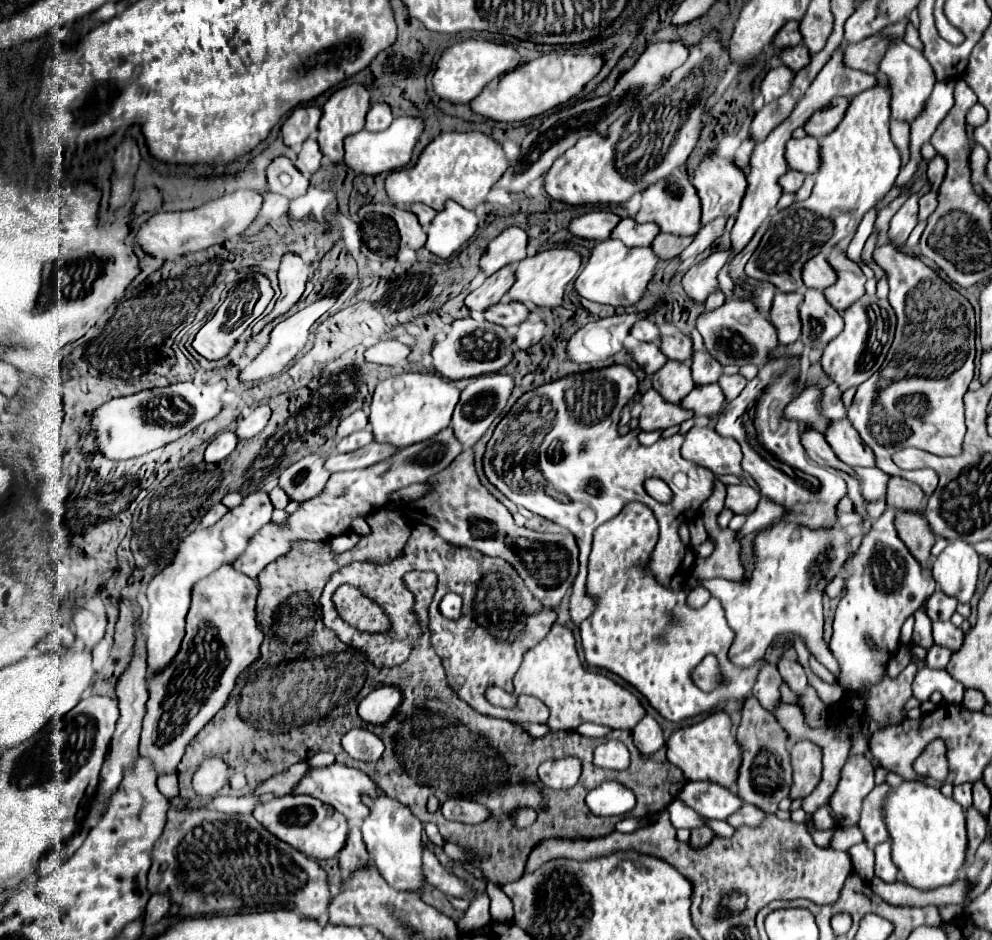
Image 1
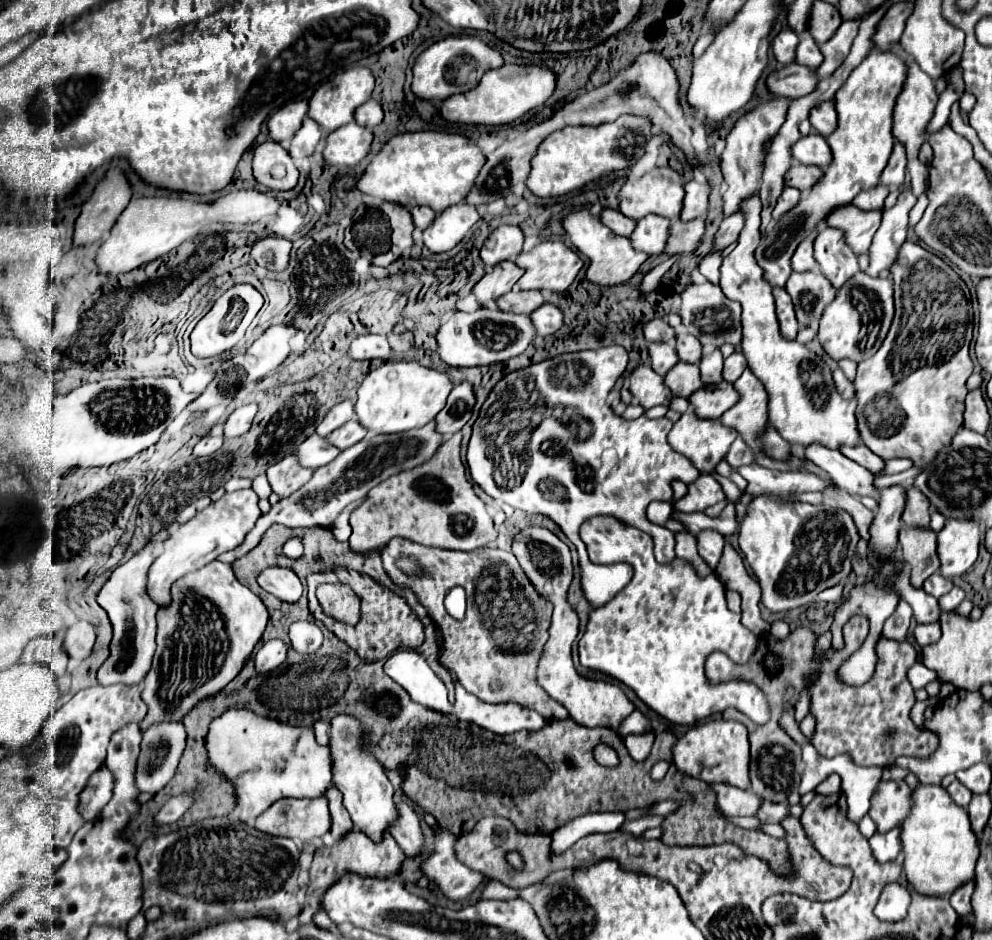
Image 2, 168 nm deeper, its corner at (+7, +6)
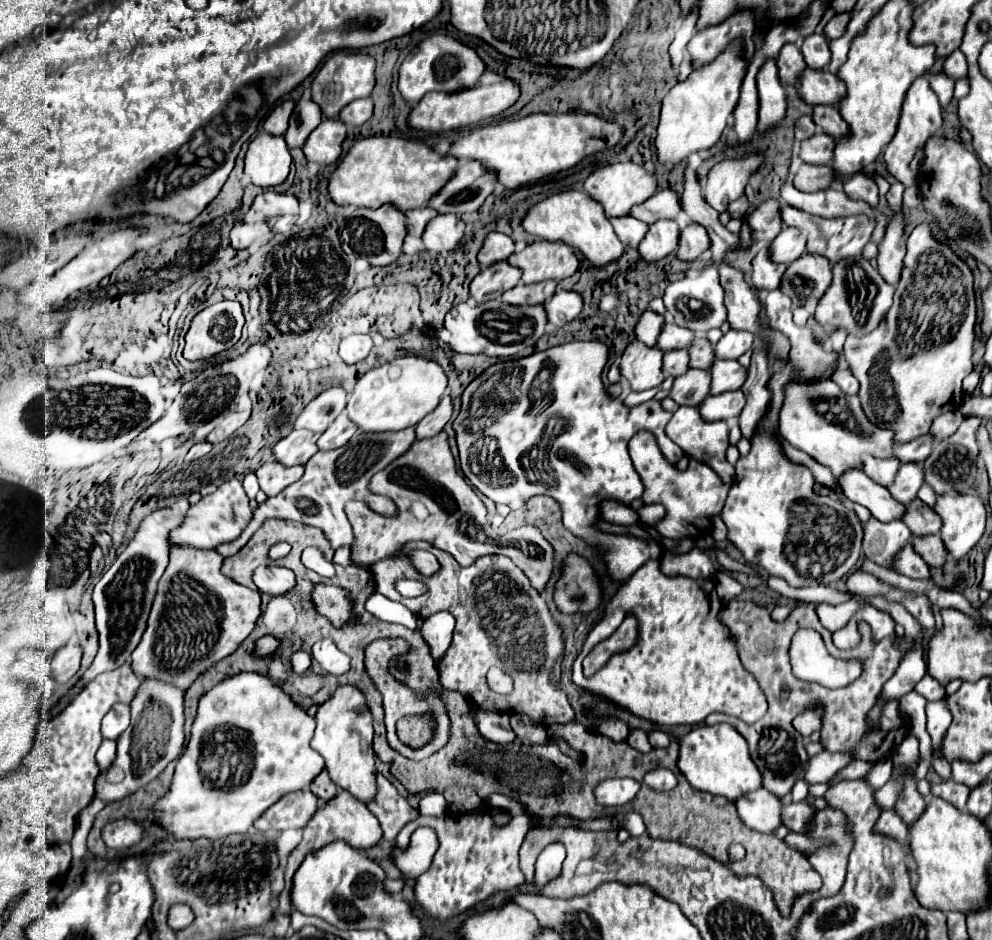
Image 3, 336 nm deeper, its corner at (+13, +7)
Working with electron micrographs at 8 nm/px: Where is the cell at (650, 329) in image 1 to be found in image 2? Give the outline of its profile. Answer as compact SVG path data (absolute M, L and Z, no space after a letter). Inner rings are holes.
M653 318L643 324L643 336L647 342L669 342L671 338L675 338L675 332L665 320Z

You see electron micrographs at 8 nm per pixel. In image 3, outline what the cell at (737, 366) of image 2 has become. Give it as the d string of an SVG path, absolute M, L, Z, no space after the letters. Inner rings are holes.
M729 329L715 345L717 359L739 359L753 345L753 335L747 331Z

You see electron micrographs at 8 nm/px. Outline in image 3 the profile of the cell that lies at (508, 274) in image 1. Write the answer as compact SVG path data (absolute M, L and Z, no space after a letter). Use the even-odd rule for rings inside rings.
M499 261L493 263L489 267L485 267L473 281L471 281L471 297L477 303L489 301L489 299L497 299L499 295L503 295L507 289L515 287L521 279L519 269L507 265L507 261Z

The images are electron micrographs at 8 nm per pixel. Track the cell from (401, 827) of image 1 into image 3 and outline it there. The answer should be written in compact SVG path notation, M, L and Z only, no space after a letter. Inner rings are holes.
M339 685L337 691L323 705L319 705L315 719L317 719L317 729L311 739L311 745L313 745L313 749L317 749L323 755L325 767L331 773L331 779L341 789L351 791L351 795L355 795L359 801L367 803L375 795L377 785L375 785L375 753L373 753L373 717L367 707L365 695L355 685Z

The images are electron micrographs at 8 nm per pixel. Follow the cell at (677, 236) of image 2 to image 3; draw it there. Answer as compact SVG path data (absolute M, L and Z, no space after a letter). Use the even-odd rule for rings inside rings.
M691 223L681 231L677 257L683 259L683 261L695 261L709 247L709 243L711 241L709 241L709 235L707 235L705 227L701 227L697 223Z

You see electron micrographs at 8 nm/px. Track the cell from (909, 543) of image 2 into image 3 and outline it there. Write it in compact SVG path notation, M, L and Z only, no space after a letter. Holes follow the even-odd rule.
M939 535L935 537L913 537L915 549L919 549L919 555L927 561L929 567L941 567L947 557L947 549Z

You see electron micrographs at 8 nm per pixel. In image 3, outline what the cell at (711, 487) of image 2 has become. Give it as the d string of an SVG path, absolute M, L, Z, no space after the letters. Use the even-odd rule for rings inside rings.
M649 431L635 433L635 437L629 441L629 455L631 455L631 461L637 469L637 473L643 479L643 485L645 485L645 493L641 497L643 503L645 505L661 503L665 507L665 517L655 523L655 529L663 537L695 539L695 537L699 537L699 535L703 535L711 529L713 517L717 513L721 513L731 485L723 483L721 477L709 465L691 459L689 467L685 471L679 471L675 465L671 465L663 457L663 453L661 453L661 449L655 441L655 435L649 433ZM679 475L687 475L685 481ZM707 509L709 509L709 513L707 513Z

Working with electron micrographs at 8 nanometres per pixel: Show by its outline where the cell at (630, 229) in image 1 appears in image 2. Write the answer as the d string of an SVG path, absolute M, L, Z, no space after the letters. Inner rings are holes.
M647 214L641 218L631 232L629 240L633 242L633 248L645 254L661 254L665 248L665 238L669 236L669 220L661 218L657 214Z

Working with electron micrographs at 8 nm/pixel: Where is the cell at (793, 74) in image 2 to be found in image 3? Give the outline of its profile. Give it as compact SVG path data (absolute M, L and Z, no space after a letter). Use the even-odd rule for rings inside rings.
M807 69L807 73L803 73L803 81L801 81L801 91L799 91L799 97L803 99L803 101L807 101L809 105L835 105L835 103L823 103L823 101L841 101L843 97L845 97L845 93L847 93L847 87L845 87L845 83L837 77L837 75L833 75L833 73L829 73L827 69L821 69L821 71L813 71L813 69Z

